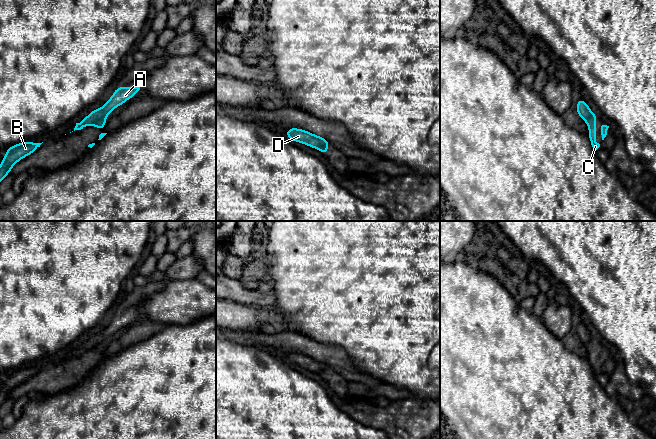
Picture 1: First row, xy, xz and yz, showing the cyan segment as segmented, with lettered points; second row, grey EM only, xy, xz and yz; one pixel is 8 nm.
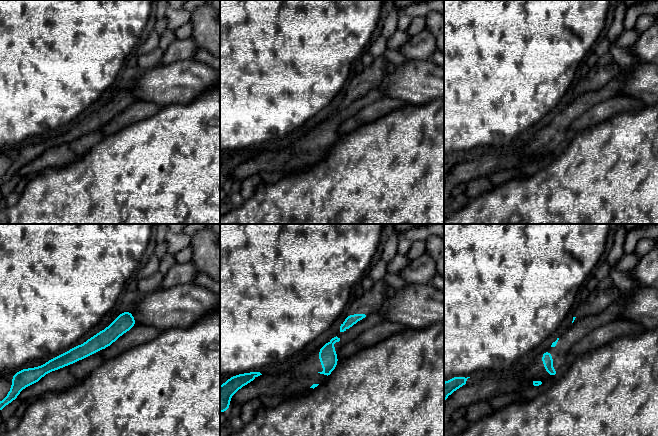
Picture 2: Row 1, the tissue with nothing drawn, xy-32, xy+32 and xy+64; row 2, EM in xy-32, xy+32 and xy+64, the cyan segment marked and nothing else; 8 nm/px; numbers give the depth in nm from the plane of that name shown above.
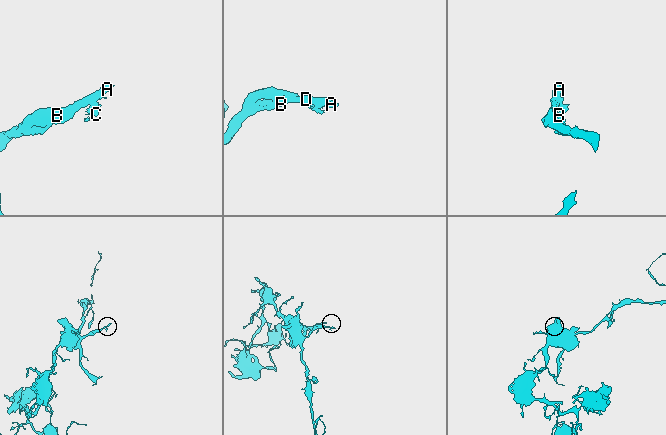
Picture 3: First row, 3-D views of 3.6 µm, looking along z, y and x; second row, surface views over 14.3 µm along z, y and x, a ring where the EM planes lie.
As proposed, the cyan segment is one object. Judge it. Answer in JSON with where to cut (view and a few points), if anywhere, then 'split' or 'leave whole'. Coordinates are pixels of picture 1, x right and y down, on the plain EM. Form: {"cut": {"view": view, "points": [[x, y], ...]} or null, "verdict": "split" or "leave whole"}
{"cut": {"view": "xy", "points": [[104, 341], [93, 348]]}, "verdict": "split"}

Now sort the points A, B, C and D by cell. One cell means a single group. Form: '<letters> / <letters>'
A B D / C

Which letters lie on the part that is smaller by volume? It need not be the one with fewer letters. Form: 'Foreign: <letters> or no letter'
Foreign: C

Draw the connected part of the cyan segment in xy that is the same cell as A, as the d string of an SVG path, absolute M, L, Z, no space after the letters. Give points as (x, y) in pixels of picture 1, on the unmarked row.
M122 310L115 313L113 320L108 326L97 334L91 335L90 338L84 342L81 346L76 347L73 355L81 354L86 349L94 349L97 345L105 342L109 339L115 331L121 330L125 325L135 320L140 314L140 311L126 311Z

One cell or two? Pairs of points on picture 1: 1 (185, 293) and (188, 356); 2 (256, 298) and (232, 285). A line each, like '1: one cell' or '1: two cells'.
1: two cells
2: one cell

